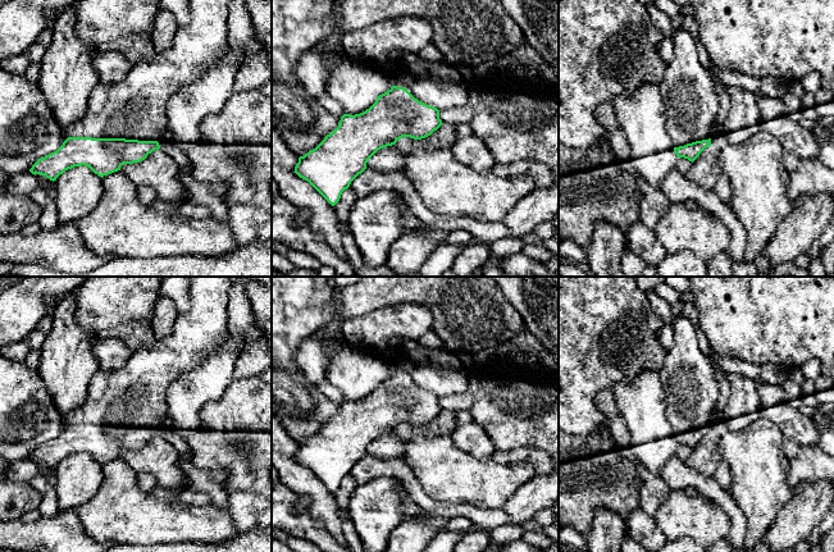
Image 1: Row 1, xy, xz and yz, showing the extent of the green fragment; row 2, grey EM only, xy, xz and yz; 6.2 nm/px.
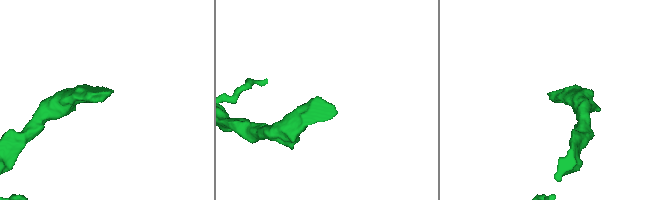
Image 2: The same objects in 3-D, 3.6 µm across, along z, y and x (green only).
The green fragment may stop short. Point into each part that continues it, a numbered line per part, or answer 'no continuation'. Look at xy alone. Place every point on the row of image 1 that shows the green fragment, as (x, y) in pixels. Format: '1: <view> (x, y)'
1: xy (136, 108)

